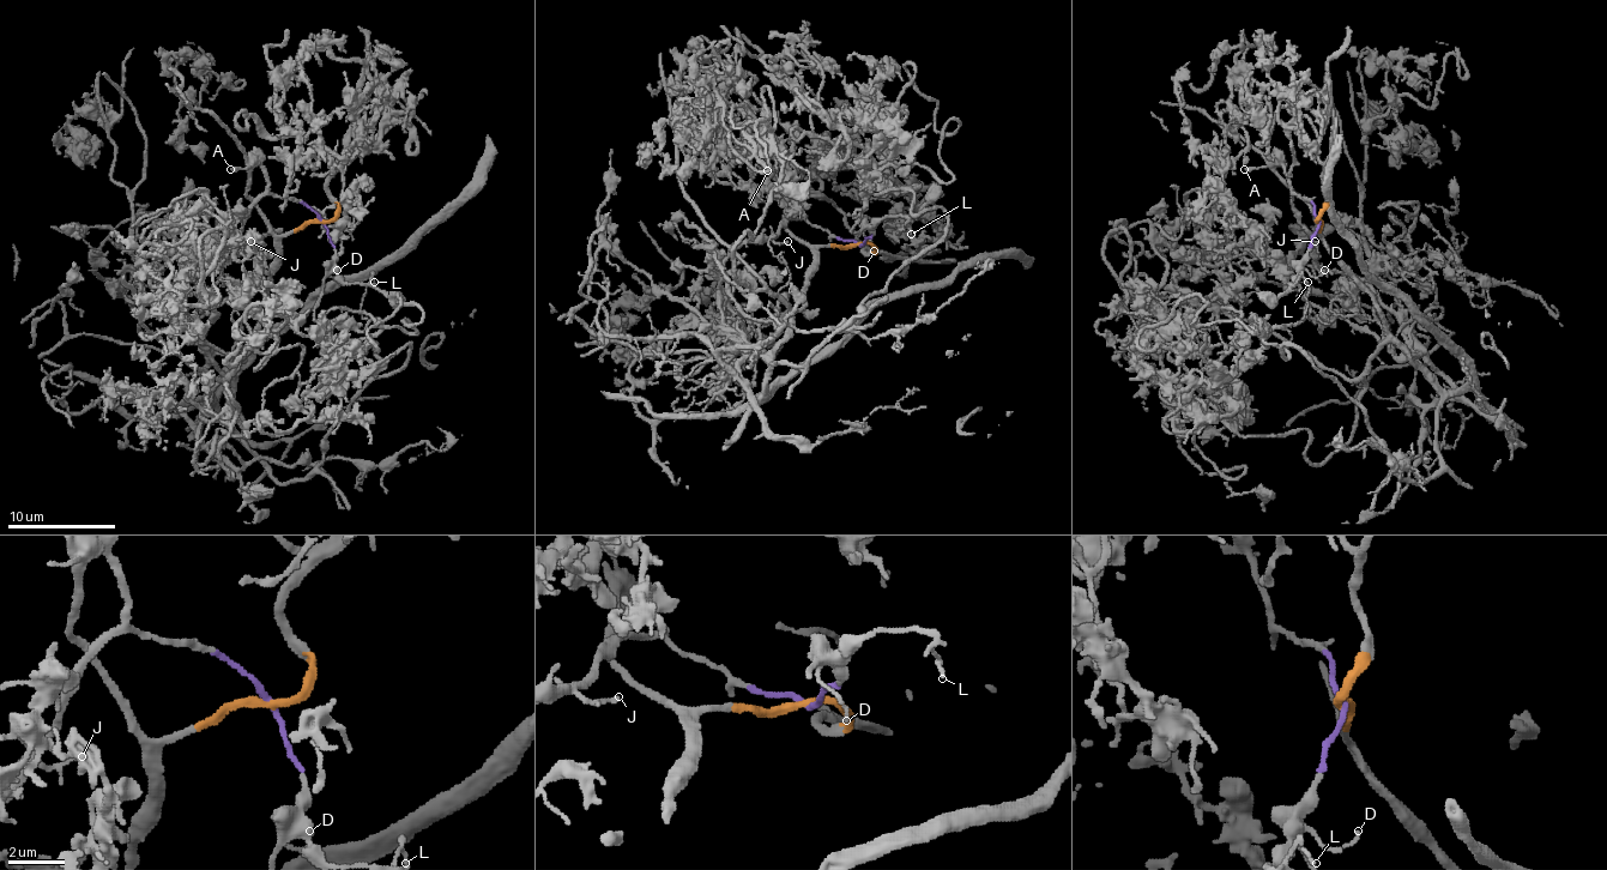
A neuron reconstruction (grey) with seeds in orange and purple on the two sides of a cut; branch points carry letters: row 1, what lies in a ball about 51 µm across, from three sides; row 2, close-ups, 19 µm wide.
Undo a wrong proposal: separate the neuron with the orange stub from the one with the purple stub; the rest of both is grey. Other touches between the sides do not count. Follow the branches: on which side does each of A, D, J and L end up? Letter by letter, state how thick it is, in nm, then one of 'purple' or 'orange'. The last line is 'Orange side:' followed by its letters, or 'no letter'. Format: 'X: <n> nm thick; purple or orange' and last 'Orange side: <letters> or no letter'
A: 220 nm thick; purple
D: 100 nm thick; purple
J: 100 nm thick; purple
L: 110 nm thick; purple
Orange side: no letter

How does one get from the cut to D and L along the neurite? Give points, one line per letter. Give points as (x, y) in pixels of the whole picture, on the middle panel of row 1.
D: (858, 243), (873, 235), (867, 229), (875, 251)
L: (858, 243), (873, 235), (873, 227), (886, 216), (902, 216), (910, 227), (910, 235)

